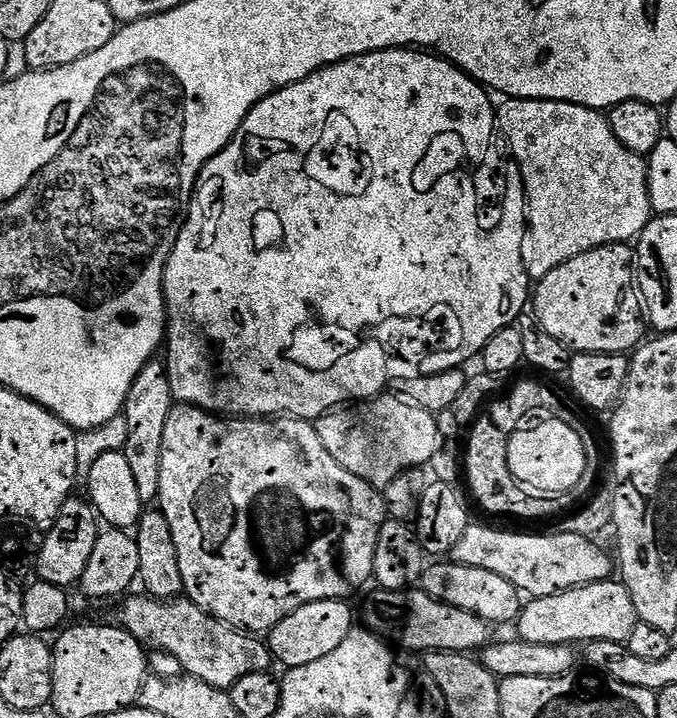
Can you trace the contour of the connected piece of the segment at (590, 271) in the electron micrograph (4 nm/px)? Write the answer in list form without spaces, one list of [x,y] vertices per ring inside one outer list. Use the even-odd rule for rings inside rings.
[[[627,243],[592,248],[586,254],[562,262],[562,266],[550,270],[535,285],[530,304],[536,307],[534,319],[539,328],[576,352],[628,354],[645,339],[642,301],[634,287],[634,252]]]

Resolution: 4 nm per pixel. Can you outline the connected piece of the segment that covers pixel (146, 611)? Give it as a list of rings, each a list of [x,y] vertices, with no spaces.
[[[147,594],[139,595],[129,595],[119,601],[119,627],[125,628],[141,645],[153,644],[151,647],[155,651],[171,656],[181,673],[198,678],[215,688],[227,690],[246,674],[269,671],[268,663],[273,663],[274,657],[263,639],[214,619],[193,600],[157,600]]]

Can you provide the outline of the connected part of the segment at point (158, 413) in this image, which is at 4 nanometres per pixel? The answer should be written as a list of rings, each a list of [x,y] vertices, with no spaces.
[[[148,362],[133,378],[124,398],[122,418],[126,420],[128,434],[124,438],[122,451],[130,464],[134,486],[138,488],[141,501],[155,501],[158,496],[158,474],[160,473],[160,435],[164,429],[168,412],[174,406],[172,391],[168,385],[168,373],[163,363]]]

